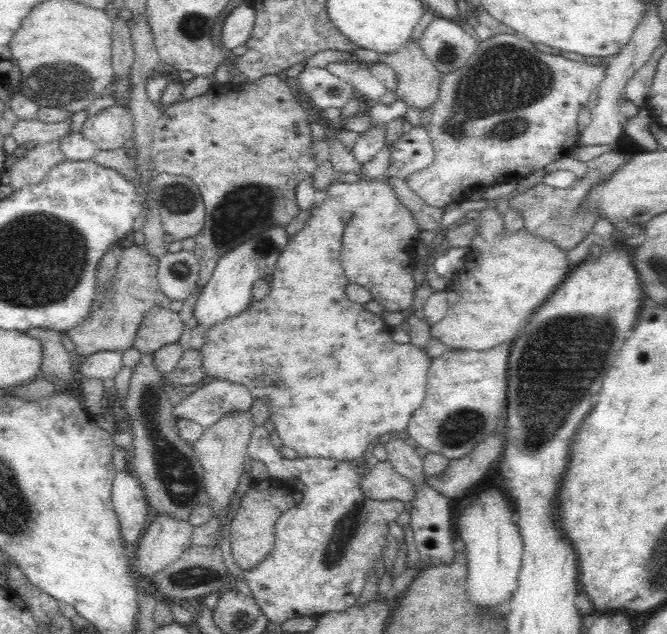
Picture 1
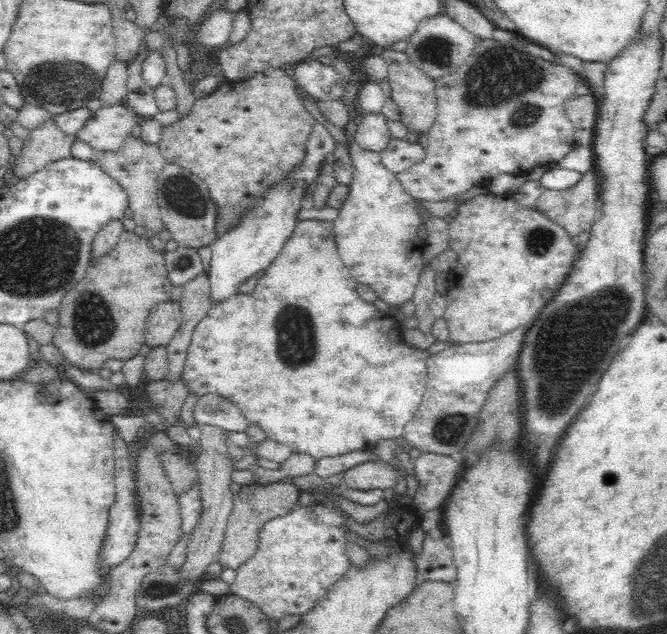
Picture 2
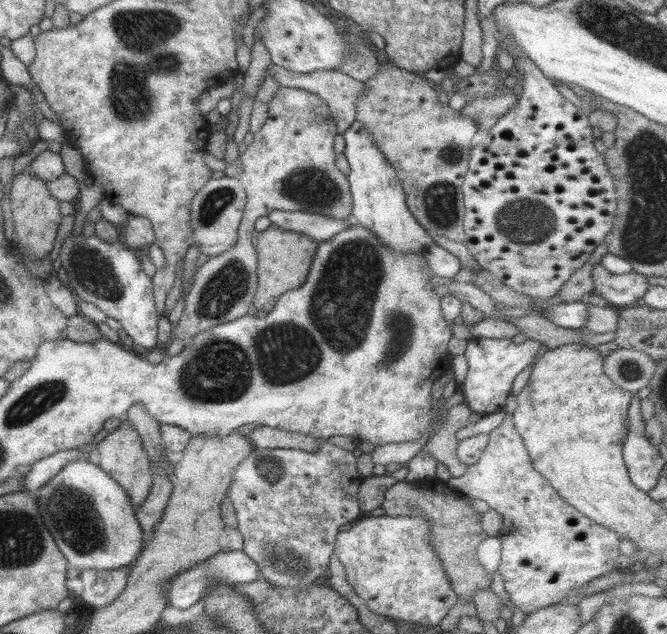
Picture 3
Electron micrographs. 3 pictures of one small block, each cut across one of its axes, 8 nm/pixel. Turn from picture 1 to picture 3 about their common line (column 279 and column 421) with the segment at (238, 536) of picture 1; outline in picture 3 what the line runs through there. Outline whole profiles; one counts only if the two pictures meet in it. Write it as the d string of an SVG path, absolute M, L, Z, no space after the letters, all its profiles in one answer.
M435 476L419 480L417 484L397 480L397 484L385 490L385 500L381 504L387 518L423 518L429 524L429 542L427 546L441 560L445 576L451 584L451 590L459 596L459 600L473 600L473 594L479 588L489 588L491 580L485 568L479 564L475 552L477 546L487 538L481 530L481 514L469 508L469 496L459 494L445 486L447 482L435 480Z

